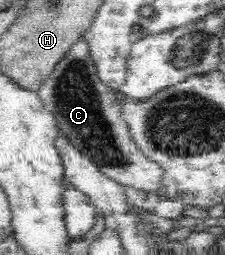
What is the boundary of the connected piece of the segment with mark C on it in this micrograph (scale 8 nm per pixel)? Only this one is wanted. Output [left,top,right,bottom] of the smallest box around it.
[36,36,162,194]

